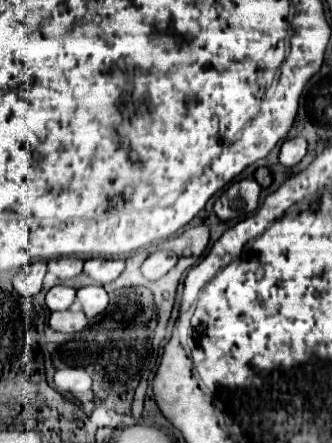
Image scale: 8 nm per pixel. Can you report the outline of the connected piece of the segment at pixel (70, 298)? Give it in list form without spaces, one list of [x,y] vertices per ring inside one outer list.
[[[56,285],[46,293],[46,305],[50,311],[64,311],[74,303],[76,289],[70,285]]]

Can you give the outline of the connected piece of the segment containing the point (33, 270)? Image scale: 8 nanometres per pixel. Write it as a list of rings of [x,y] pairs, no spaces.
[[[34,259],[30,263],[30,267],[26,267],[24,271],[16,273],[14,277],[14,287],[22,297],[34,297],[40,293],[42,289],[42,279],[46,275],[46,261]]]

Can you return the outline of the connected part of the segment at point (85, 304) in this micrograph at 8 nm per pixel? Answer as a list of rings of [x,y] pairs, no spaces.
[[[88,285],[78,289],[78,301],[82,303],[82,309],[88,319],[96,317],[108,307],[108,293],[102,285]]]

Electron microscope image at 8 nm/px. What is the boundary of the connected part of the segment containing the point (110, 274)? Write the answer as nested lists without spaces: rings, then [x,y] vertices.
[[[92,257],[84,263],[84,273],[92,277],[96,283],[108,283],[114,281],[120,273],[124,271],[124,261],[122,259],[112,259],[112,257]]]

